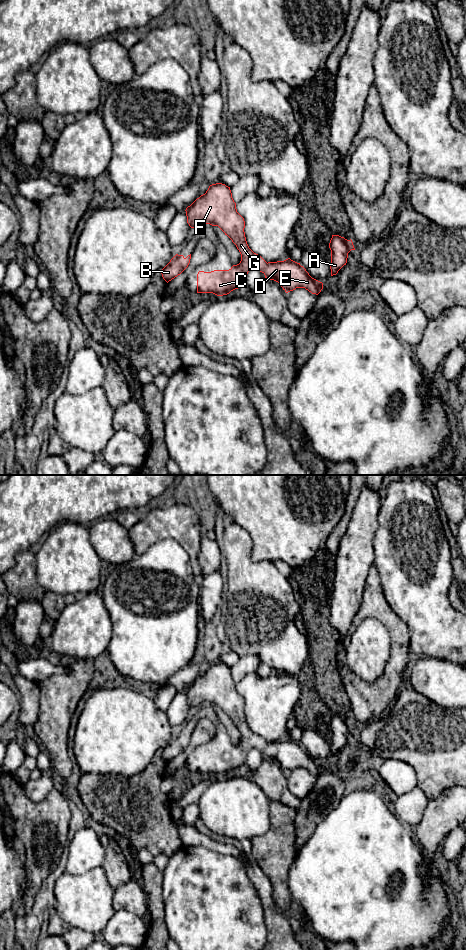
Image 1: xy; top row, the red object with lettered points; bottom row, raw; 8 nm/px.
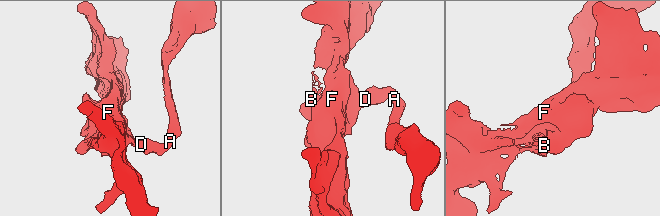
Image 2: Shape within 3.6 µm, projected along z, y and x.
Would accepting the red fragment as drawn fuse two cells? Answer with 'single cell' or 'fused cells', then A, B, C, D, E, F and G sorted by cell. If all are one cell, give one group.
single cell | A B C D E F G

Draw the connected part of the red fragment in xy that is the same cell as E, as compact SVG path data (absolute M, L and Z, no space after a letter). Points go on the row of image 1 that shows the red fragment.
M222 183L209 186L205 194L186 208L187 223L191 228L210 224L218 226L236 245L241 261L229 270L199 271L197 293L229 294L246 283L247 274L257 269L265 278L274 280L288 293L296 288L305 288L318 295L323 283L312 278L306 269L290 258L284 261L266 262L248 246L245 237L245 221L237 212L230 187Z

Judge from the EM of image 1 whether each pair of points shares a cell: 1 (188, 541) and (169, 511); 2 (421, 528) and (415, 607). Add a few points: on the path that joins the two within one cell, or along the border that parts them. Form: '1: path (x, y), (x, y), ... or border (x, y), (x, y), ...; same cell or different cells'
1: path (188, 534), (186, 529), (175, 518); same cell
2: path (415, 548), (415, 587); same cell

